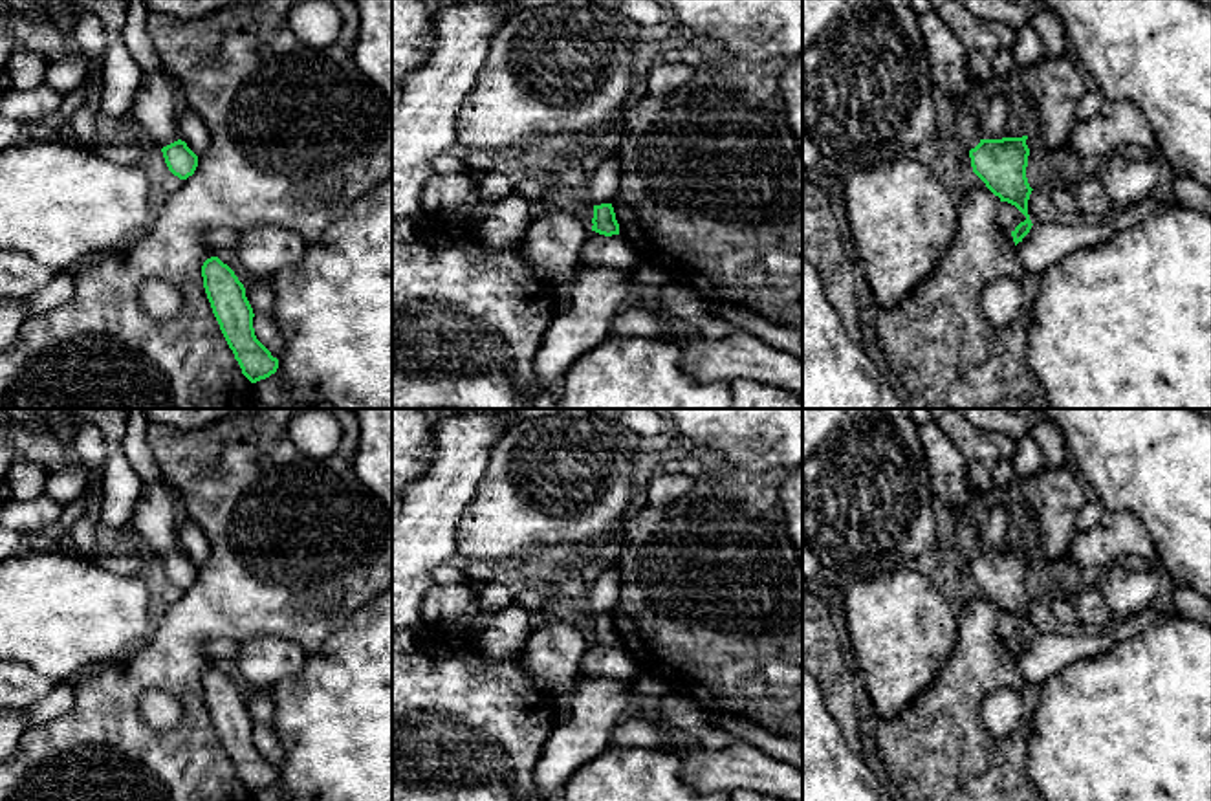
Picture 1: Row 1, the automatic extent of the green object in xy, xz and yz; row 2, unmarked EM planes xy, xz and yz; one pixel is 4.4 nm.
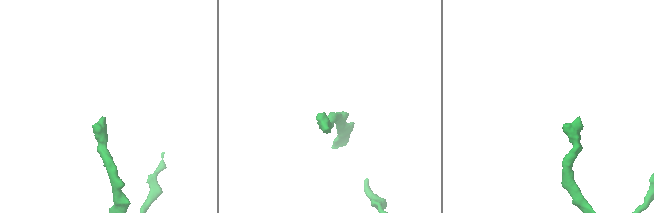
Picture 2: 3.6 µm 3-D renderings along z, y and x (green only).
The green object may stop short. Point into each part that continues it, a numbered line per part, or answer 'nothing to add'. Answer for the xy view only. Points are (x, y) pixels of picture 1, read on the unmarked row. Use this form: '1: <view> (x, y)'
1: xy (152, 515)

